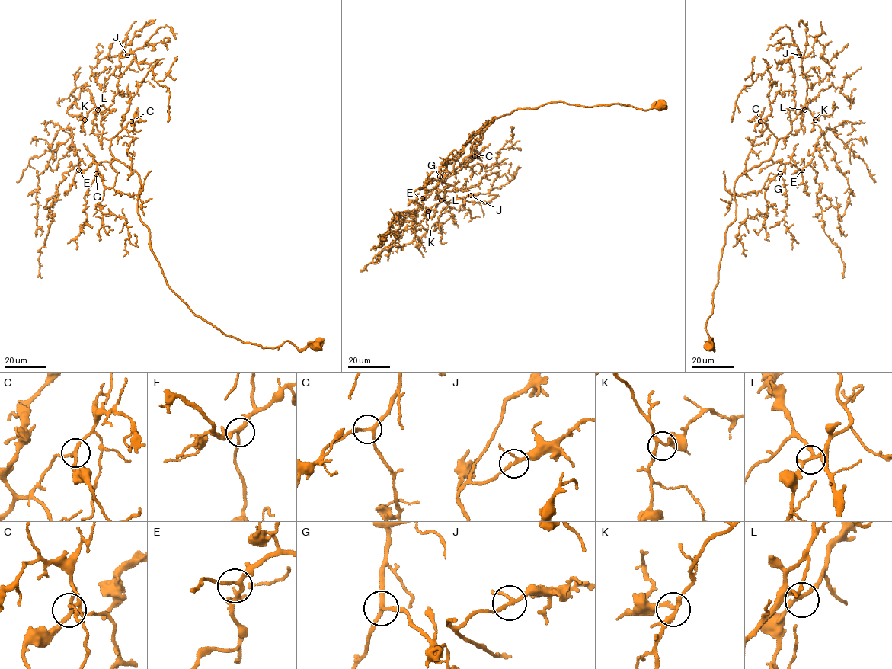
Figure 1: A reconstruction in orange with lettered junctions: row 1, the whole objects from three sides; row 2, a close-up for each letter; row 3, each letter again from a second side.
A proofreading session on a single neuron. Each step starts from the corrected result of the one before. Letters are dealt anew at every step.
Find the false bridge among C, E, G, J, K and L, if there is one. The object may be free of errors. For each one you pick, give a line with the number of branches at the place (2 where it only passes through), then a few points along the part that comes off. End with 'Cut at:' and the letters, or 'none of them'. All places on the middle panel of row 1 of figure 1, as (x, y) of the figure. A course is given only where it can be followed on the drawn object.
Cut at: none of them

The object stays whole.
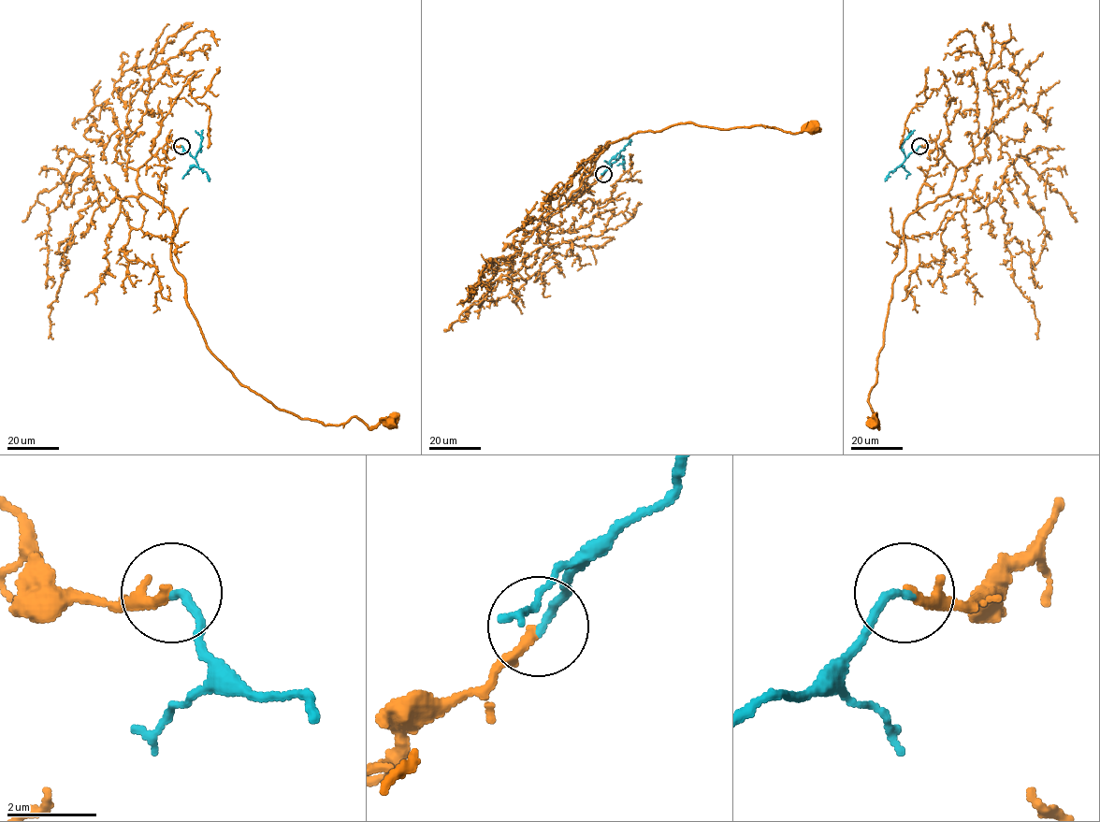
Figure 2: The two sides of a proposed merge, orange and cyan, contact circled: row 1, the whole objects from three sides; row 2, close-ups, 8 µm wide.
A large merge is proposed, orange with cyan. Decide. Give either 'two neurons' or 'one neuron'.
one neuron

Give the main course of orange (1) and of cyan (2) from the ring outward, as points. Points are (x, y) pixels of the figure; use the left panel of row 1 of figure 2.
1: (181, 146), (168, 140), (138, 169), (137, 186), (172, 212), (171, 261), (207, 348), (302, 418), (392, 423)
2: (181, 146), (197, 166), (207, 172), (209, 180)

